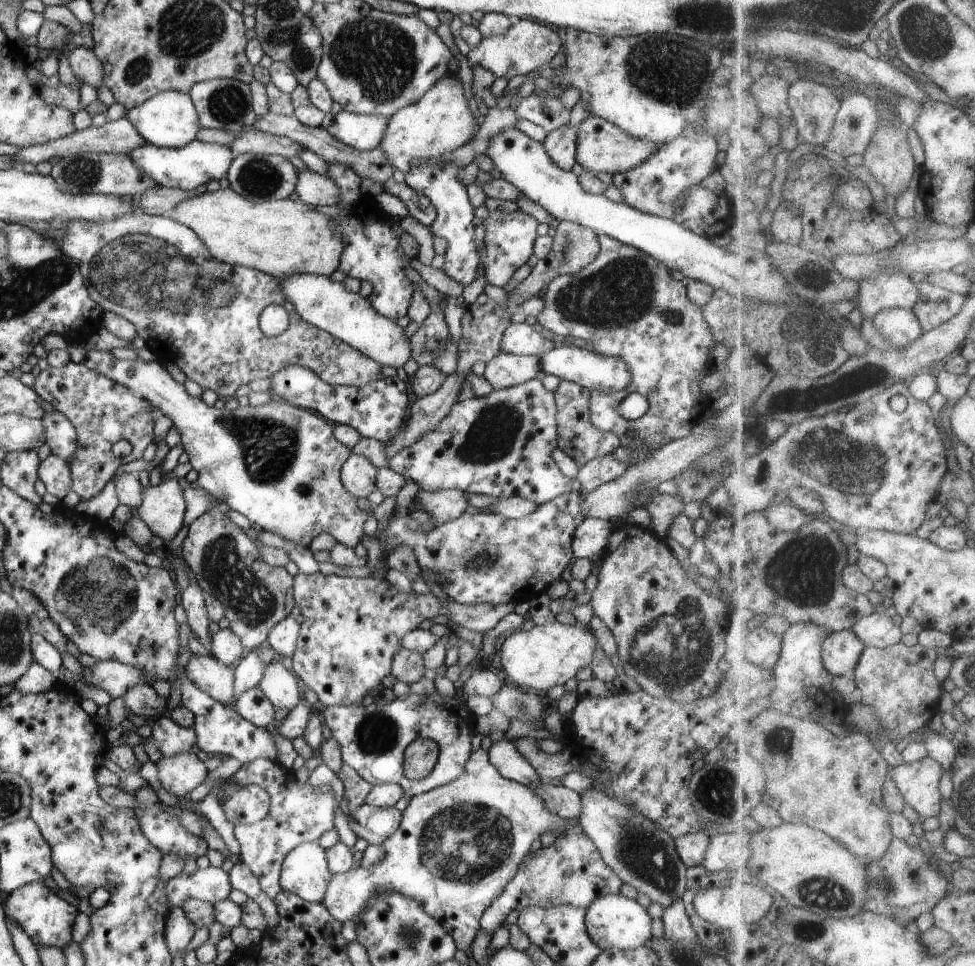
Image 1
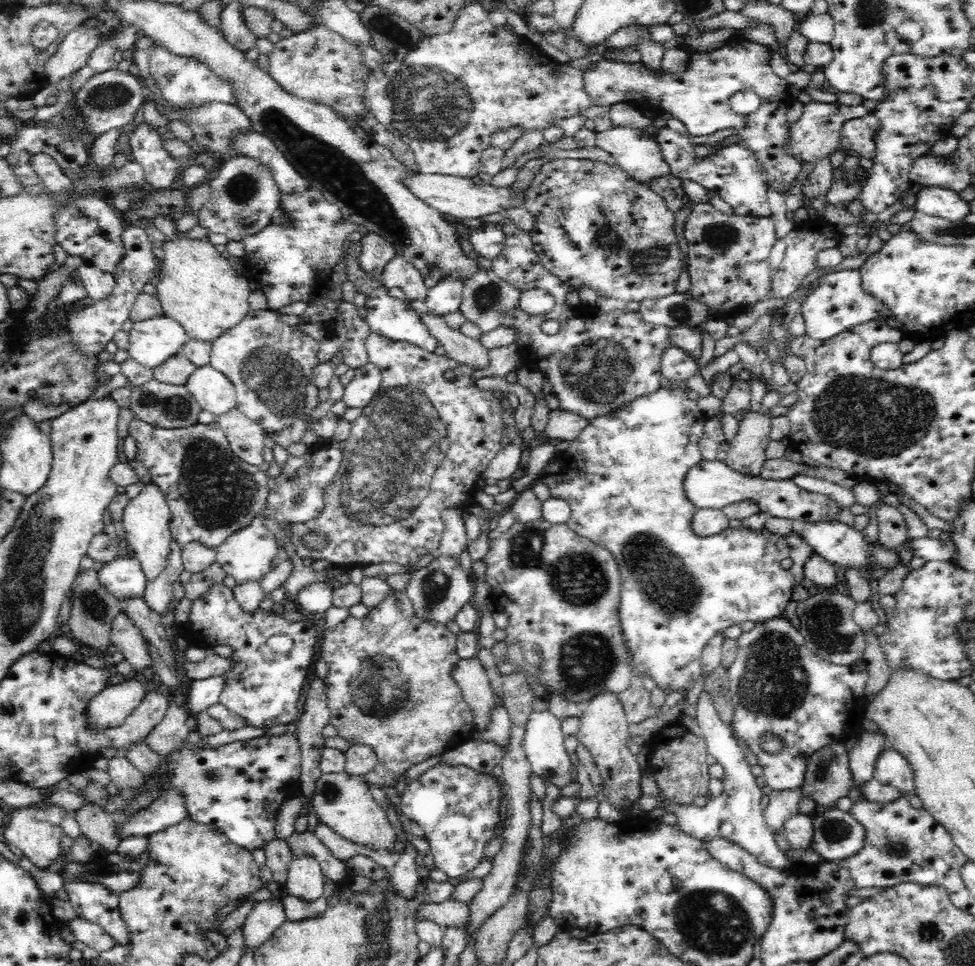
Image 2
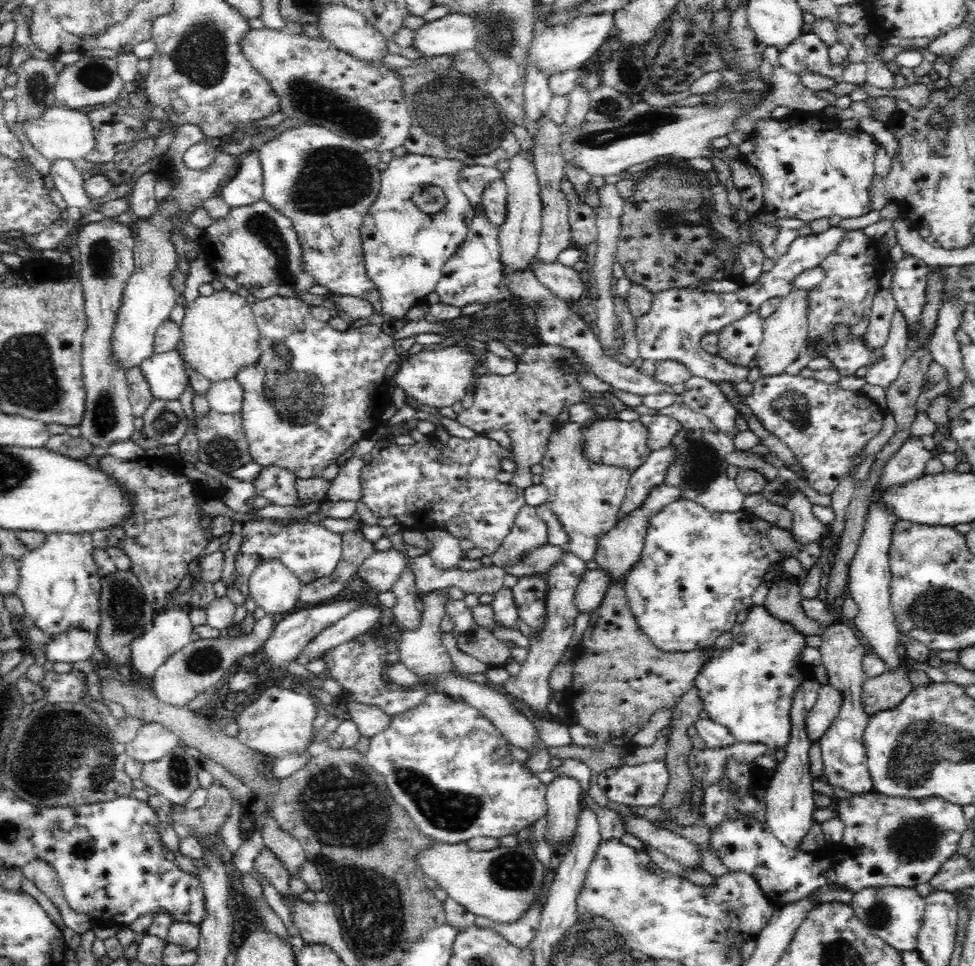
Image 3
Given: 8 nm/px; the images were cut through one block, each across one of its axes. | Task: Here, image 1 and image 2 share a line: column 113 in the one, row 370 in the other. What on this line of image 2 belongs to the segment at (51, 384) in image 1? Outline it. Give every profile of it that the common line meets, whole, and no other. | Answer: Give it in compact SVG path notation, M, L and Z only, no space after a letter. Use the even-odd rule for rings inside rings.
M370 331L366 338L366 351L368 360L378 366L382 373L382 384L378 394L368 403L368 406L362 408L361 415L351 422L350 436L345 440L346 446L343 449L343 461L341 462L338 473L335 475L333 482L325 488L323 501L325 507L322 512L308 522L295 524L291 528L290 540L294 544L296 554L301 559L310 558L314 560L328 560L331 564L342 564L344 568L349 569L354 566L370 564L382 564L382 562L396 562L402 566L410 566L416 564L422 556L433 554L438 557L438 546L445 529L442 513L444 510L458 507L458 509L467 510L471 501L475 498L475 492L478 490L477 481L481 479L481 475L490 464L491 460L502 449L502 436L504 421L502 421L502 410L498 399L494 396L494 391L480 389L476 386L476 380L472 378L474 367L470 367L461 362L452 360L448 355L440 356L434 352L419 349L418 346L412 346L406 342L390 342L386 338L380 338L378 334ZM446 370L454 370L455 380L448 382L444 378ZM324 533L328 537L328 544L322 550L308 550L301 538L305 534Z

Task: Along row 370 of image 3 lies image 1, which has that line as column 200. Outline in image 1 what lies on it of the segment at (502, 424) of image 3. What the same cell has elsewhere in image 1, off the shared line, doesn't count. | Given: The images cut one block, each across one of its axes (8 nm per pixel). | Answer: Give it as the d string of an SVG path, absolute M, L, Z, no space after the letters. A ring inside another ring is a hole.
M214 495L211 496L212 506L190 525L188 534L181 545L181 554L196 574L196 579L204 594L216 595L225 606L225 617L231 622L230 630L241 638L241 643L249 651L266 642L269 632L280 621L292 612L296 604L293 596L295 577L286 571L286 567L273 567L264 562L259 555L260 544L246 535L244 525L236 525L228 517L229 506Z

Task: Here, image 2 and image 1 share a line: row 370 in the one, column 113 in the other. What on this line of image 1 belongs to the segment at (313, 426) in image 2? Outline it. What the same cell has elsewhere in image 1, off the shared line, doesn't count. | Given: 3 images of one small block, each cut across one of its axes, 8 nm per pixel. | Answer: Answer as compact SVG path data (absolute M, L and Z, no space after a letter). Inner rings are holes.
M136 212L131 215L122 215L121 217L113 218L110 221L104 221L103 223L66 221L64 227L60 229L55 229L48 223L37 223L36 221L30 221L29 223L23 223L22 225L26 225L47 237L52 237L53 241L56 241L60 245L61 251L78 263L89 295L92 297L92 300L98 304L98 306L101 306L104 311L117 314L118 316L128 320L128 322L131 322L136 327L137 335L140 336L140 338L144 338L149 347L153 347L160 356L167 357L168 360L174 362L176 366L186 374L187 378L194 380L194 382L199 384L204 390L208 390L209 388L210 390L214 390L219 397L235 397L236 390L238 390L242 384L249 385L250 382L256 378L270 378L279 370L290 365L308 367L324 382L327 382L332 386L346 385L347 387L363 387L370 384L370 382L376 382L378 379L383 377L381 366L376 361L365 357L364 354L358 352L355 348L352 348L349 344L342 342L340 339L334 338L331 334L304 322L296 312L296 309L293 308L291 301L289 301L280 292L280 289L277 288L277 280L273 276L264 274L263 272L250 267L220 262L217 258L214 258L211 255L208 247L191 228L188 228L175 220L169 219L168 217ZM269 304L280 304L280 306L284 306L284 308L286 308L289 314L288 328L275 337L264 335L260 327L258 327L258 318L260 313Z

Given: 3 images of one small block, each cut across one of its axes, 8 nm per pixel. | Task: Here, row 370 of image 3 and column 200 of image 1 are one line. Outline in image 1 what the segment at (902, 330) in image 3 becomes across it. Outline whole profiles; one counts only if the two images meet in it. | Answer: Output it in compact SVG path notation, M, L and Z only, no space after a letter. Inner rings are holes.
M201 864L187 874L180 873L168 880L166 891L173 907L182 907L185 900L195 898L210 904L228 899L233 886L222 867Z

